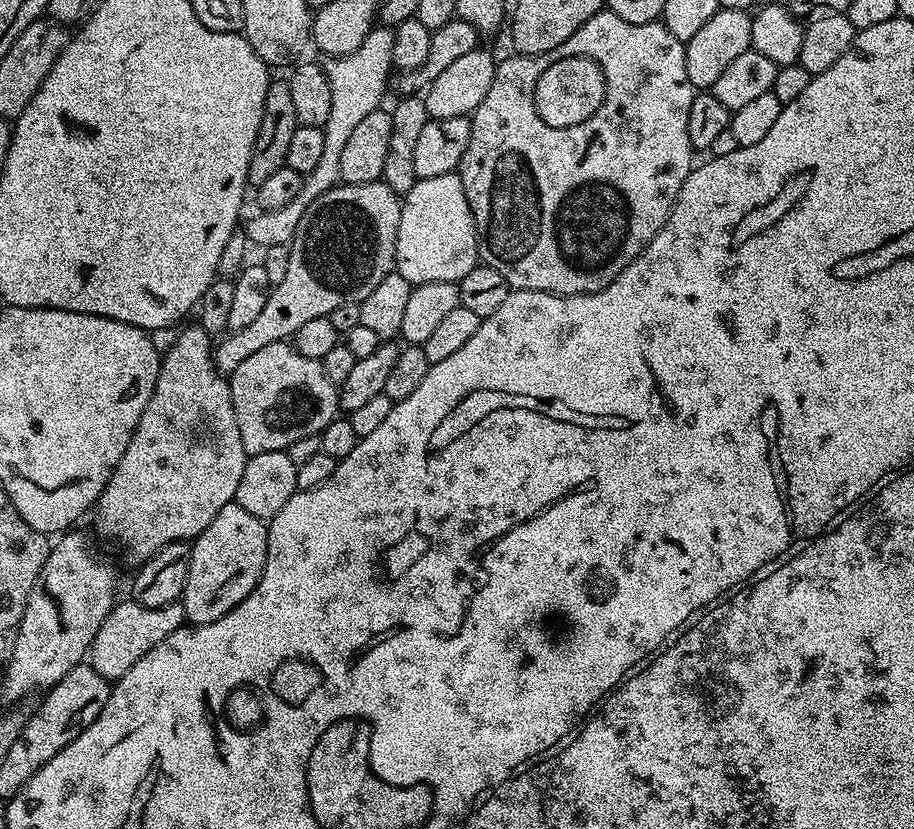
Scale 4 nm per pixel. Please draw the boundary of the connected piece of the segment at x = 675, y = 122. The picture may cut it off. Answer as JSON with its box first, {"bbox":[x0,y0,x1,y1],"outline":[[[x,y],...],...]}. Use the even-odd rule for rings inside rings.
{"bbox":[458,10,694,296],"outline":[[[601,10],[598,14],[594,14],[594,18],[582,22],[582,26],[578,26],[578,30],[574,30],[574,34],[570,34],[570,38],[566,38],[566,42],[562,42],[562,46],[558,46],[554,50],[546,50],[546,54],[534,54],[533,56],[511,54],[512,56],[506,57],[505,60],[501,59],[499,63],[497,63],[494,82],[490,82],[490,91],[486,93],[486,98],[482,98],[482,102],[477,106],[476,111],[473,112],[470,117],[472,121],[470,146],[466,146],[466,154],[460,163],[458,175],[462,182],[462,186],[466,190],[466,198],[470,202],[470,210],[472,211],[472,217],[476,223],[476,245],[480,251],[479,259],[494,270],[498,270],[498,274],[502,274],[502,278],[506,278],[509,289],[549,292],[550,294],[558,294],[559,296],[577,296],[578,294],[586,294],[587,292],[601,292],[603,288],[608,288],[610,286],[610,282],[614,282],[614,278],[618,278],[618,274],[622,274],[622,270],[626,270],[626,266],[630,266],[630,262],[634,262],[634,258],[638,258],[638,254],[644,252],[645,246],[656,237],[658,230],[662,230],[662,226],[666,222],[666,218],[670,214],[670,210],[678,198],[678,190],[682,190],[686,178],[692,173],[694,167],[694,159],[692,160],[694,149],[690,142],[690,134],[686,134],[686,122],[690,118],[690,102],[694,95],[694,89],[690,82],[690,74],[686,74],[686,54],[684,53],[684,46],[685,41],[674,38],[674,34],[670,34],[670,30],[666,30],[663,23],[635,24],[634,22],[626,22],[622,18],[618,18],[618,14],[614,14],[607,10]],[[571,56],[585,56],[585,58],[593,60],[597,66],[600,67],[605,82],[604,101],[598,106],[597,112],[594,113],[592,117],[586,118],[580,125],[566,126],[565,129],[555,129],[554,126],[548,126],[546,122],[539,117],[538,110],[535,109],[535,87],[538,85],[538,80],[542,77],[542,74],[545,73],[547,67],[551,66],[554,62],[558,62],[559,59],[570,58]]]}

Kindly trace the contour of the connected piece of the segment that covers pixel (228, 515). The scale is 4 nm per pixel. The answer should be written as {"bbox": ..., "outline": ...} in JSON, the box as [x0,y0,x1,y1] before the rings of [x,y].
{"bbox":[182,502,268,626],"outline":[[[235,502],[222,506],[222,510],[214,514],[214,522],[190,544],[190,570],[182,597],[185,621],[192,626],[209,624],[249,596],[264,569],[267,545],[268,524],[265,521],[250,514],[250,510],[242,510]]]}

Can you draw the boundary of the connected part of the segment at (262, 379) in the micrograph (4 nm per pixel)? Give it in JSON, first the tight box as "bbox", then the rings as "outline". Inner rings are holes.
{"bbox":[230,340,340,456],"outline":[[[288,340],[270,342],[270,346],[254,350],[254,354],[250,354],[250,358],[230,374],[230,383],[234,418],[238,418],[238,434],[242,434],[242,446],[248,456],[283,452],[298,442],[298,438],[319,436],[324,427],[338,416],[340,398],[337,385],[326,378],[326,370],[322,370],[320,361],[306,358],[306,354],[299,352],[295,343]]]}

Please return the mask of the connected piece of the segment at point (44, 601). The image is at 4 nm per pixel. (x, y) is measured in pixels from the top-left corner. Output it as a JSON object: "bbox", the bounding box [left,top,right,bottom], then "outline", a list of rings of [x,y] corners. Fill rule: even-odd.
{"bbox":[3,530,117,702],"outline":[[[69,530],[59,537],[60,540],[51,545],[48,557],[34,582],[28,595],[26,610],[22,614],[12,640],[12,655],[8,658],[8,666],[3,669],[4,696],[8,702],[24,702],[27,696],[43,694],[54,687],[74,666],[85,663],[91,653],[94,634],[98,634],[98,626],[110,614],[112,605],[117,603],[116,572],[92,549],[92,544],[77,530]]]}

